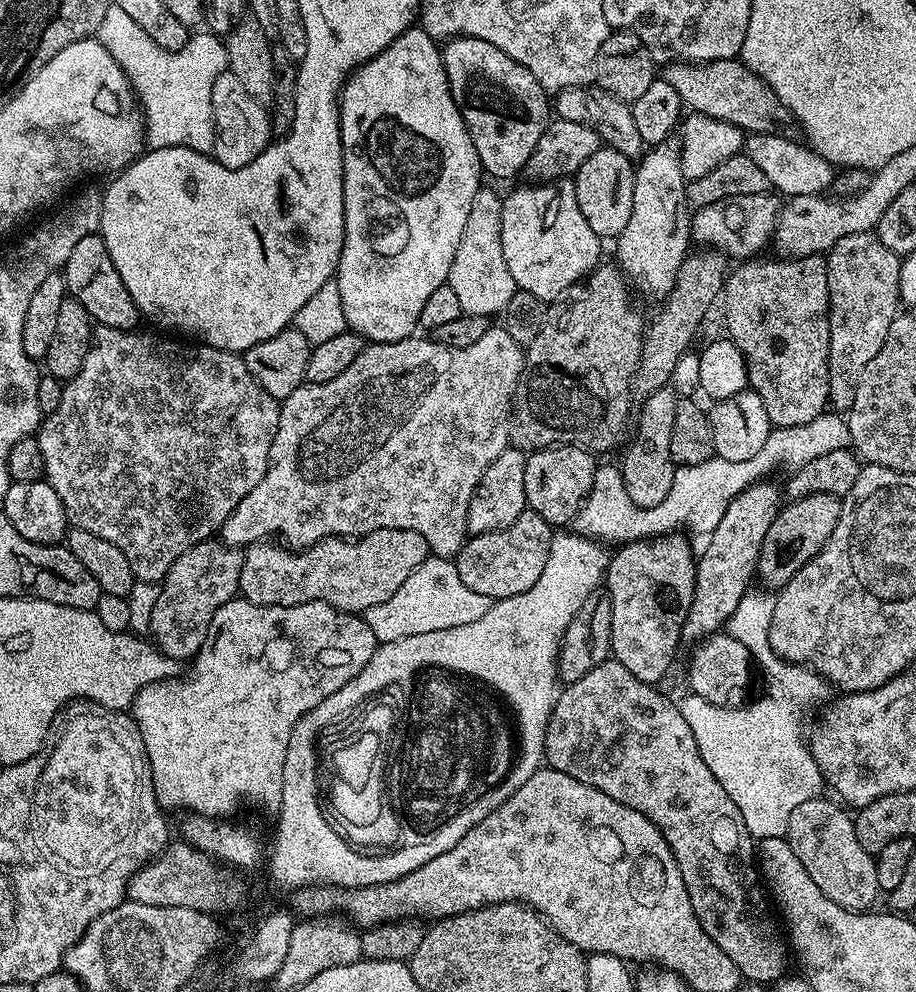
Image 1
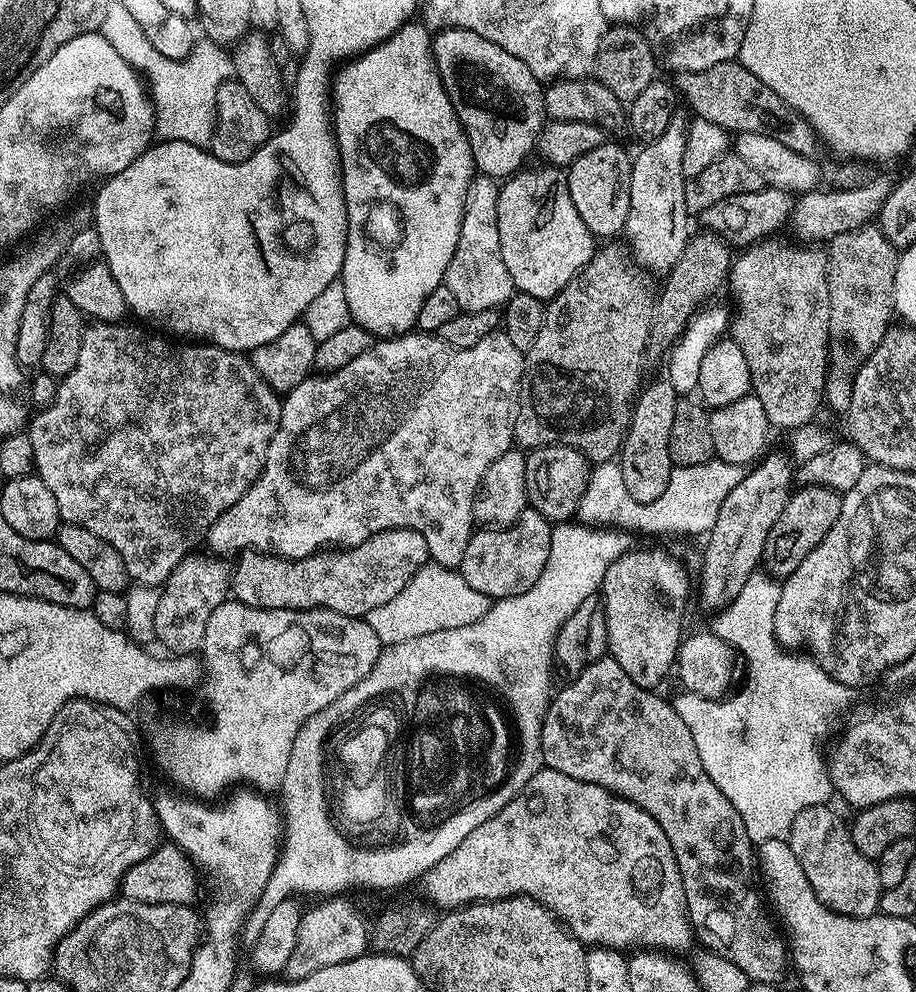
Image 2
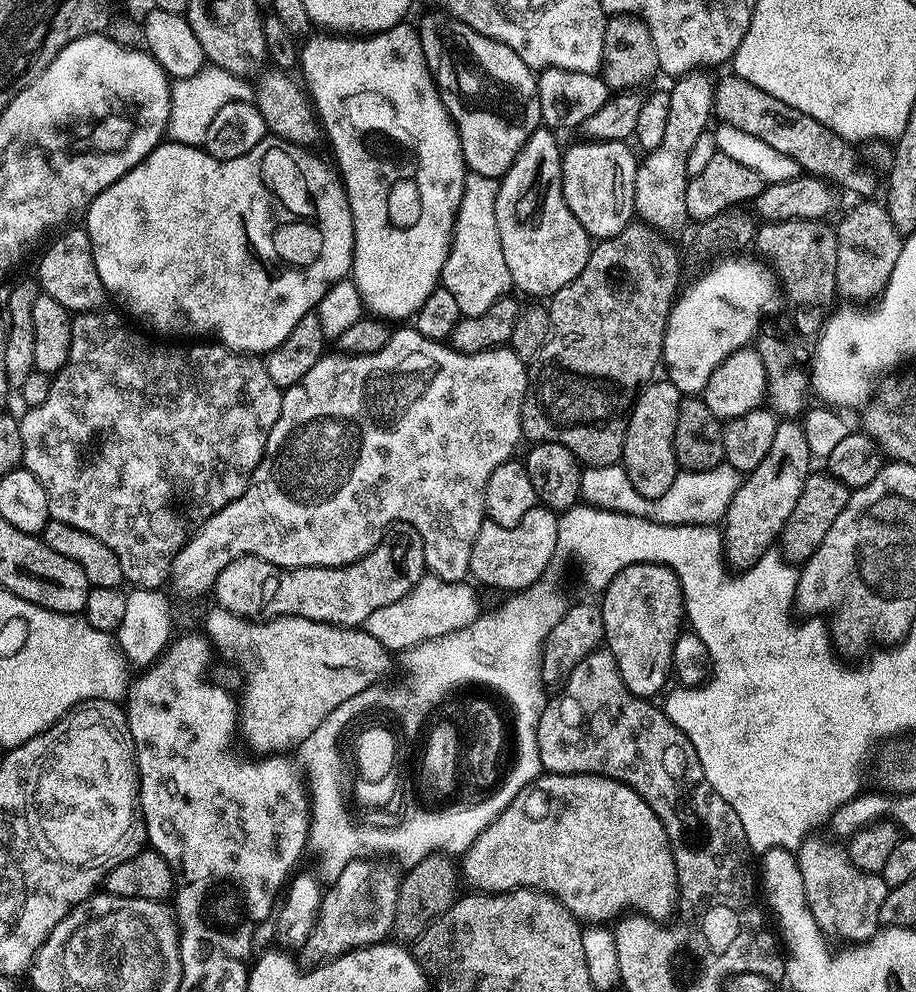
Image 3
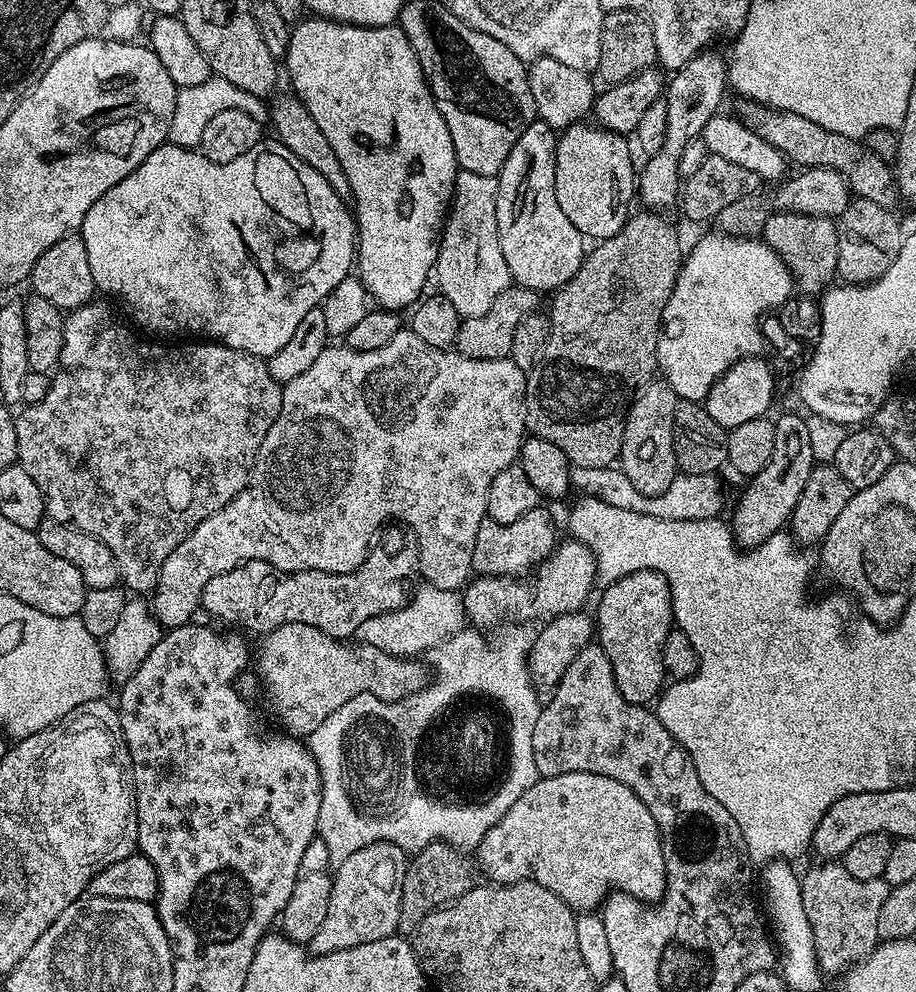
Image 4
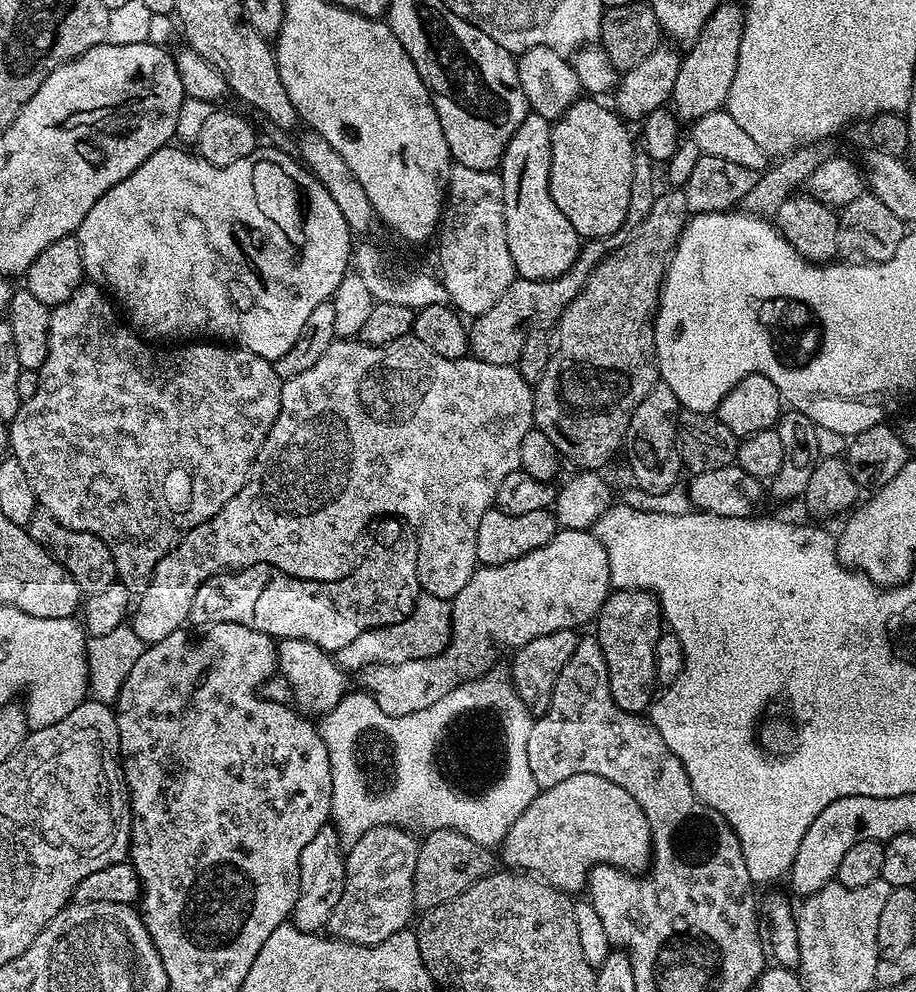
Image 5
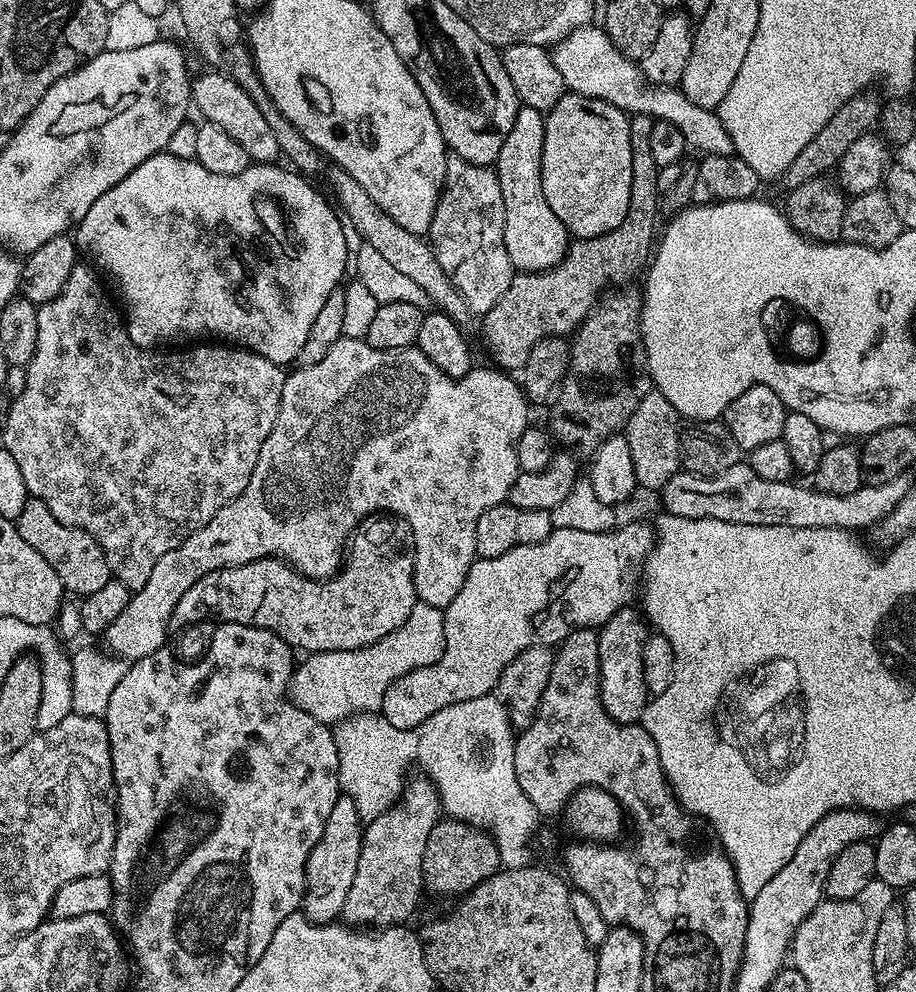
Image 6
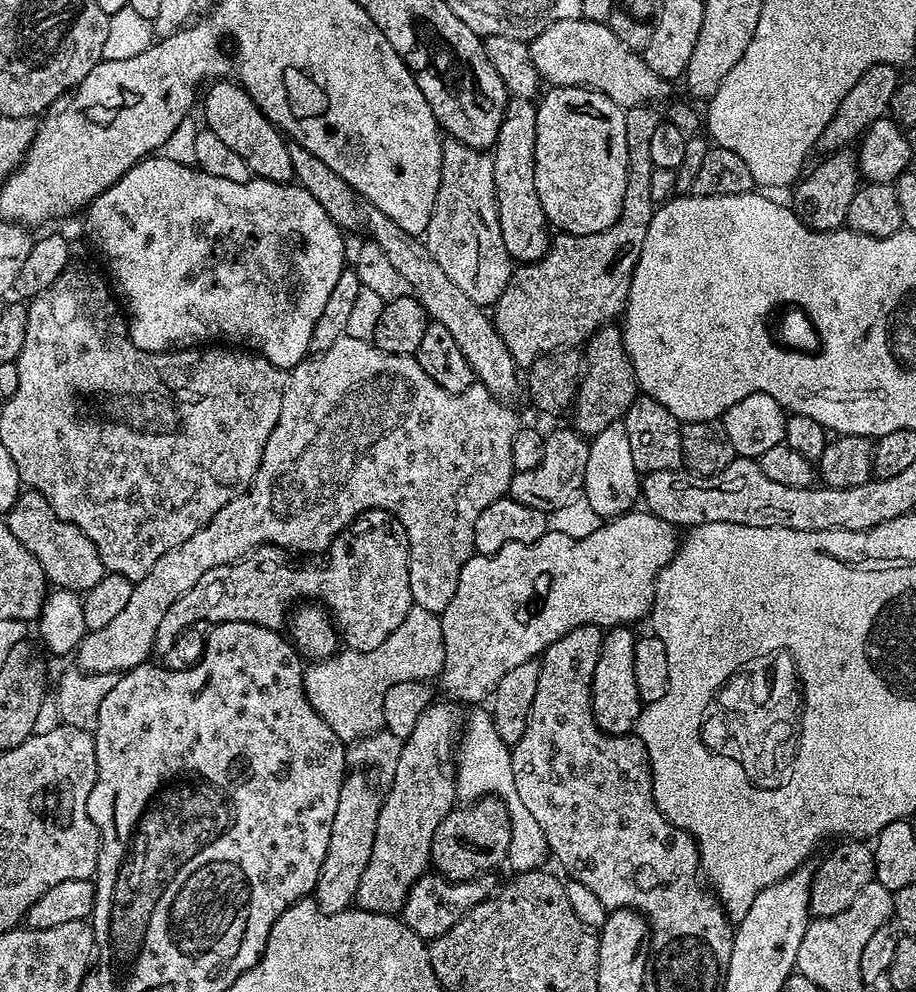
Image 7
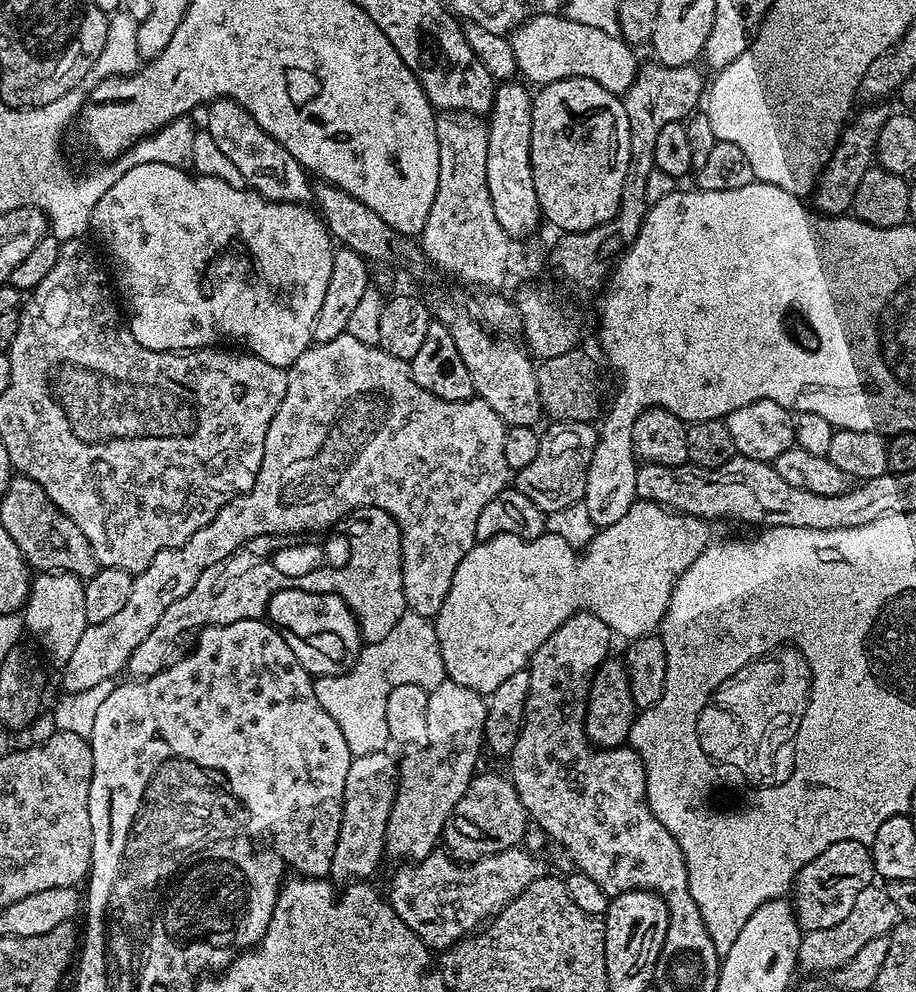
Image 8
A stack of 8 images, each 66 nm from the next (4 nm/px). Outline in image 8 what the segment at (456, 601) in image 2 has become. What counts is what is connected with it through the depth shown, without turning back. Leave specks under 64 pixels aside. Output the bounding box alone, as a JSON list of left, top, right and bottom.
[312,610,446,756]

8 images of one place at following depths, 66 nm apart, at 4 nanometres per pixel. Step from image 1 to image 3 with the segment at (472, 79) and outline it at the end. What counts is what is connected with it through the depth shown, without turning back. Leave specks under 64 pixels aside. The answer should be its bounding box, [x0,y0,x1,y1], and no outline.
[418,15,542,178]

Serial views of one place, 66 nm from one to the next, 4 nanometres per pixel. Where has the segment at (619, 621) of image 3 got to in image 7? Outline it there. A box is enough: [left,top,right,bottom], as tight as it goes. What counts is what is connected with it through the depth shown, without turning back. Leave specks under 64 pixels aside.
[592,626,642,736]

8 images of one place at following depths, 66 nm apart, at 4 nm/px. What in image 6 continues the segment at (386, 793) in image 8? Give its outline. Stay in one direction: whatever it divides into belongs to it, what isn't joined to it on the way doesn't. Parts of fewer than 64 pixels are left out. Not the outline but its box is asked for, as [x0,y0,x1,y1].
[302,794,364,924]

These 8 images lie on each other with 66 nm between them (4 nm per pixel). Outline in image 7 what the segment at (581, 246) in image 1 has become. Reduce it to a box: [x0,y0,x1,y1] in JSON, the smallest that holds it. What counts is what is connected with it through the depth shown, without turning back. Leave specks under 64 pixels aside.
[491,99,550,262]

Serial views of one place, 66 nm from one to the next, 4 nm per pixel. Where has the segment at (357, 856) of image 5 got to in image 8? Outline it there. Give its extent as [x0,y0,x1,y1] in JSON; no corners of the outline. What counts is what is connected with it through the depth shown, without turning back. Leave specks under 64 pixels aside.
[384,678,488,862]

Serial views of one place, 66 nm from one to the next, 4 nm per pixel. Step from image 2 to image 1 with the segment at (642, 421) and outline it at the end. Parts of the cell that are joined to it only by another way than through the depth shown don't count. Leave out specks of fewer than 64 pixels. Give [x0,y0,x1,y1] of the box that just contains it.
[624,387,678,506]

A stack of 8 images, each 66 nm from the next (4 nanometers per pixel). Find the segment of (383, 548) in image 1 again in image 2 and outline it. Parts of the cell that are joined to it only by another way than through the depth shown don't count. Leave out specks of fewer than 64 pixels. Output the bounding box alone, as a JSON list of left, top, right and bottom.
[230,528,430,618]

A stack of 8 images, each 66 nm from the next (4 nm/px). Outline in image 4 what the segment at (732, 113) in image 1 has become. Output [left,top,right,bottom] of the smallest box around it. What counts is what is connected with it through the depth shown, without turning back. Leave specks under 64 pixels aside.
[738,103,898,209]

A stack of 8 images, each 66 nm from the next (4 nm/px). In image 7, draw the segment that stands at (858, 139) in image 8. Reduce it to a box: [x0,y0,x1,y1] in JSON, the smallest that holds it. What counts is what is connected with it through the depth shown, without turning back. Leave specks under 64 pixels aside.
[791,147,862,232]

